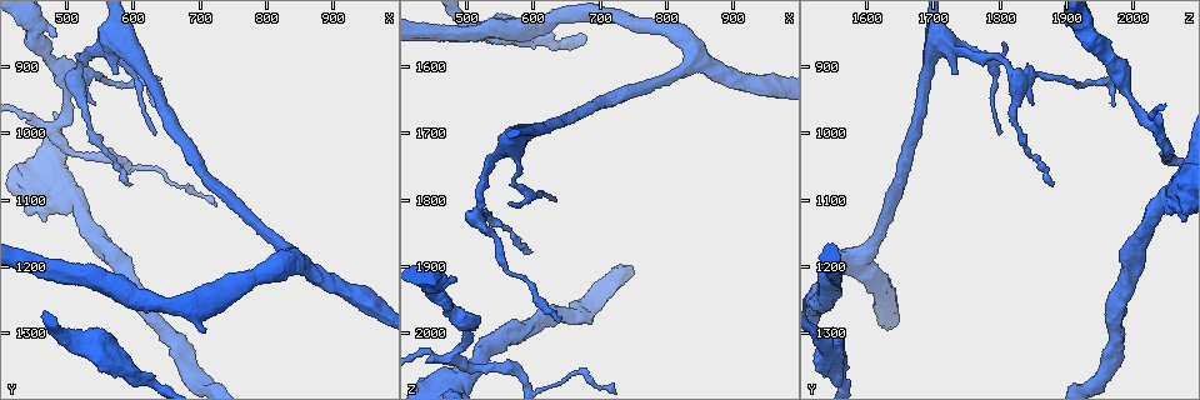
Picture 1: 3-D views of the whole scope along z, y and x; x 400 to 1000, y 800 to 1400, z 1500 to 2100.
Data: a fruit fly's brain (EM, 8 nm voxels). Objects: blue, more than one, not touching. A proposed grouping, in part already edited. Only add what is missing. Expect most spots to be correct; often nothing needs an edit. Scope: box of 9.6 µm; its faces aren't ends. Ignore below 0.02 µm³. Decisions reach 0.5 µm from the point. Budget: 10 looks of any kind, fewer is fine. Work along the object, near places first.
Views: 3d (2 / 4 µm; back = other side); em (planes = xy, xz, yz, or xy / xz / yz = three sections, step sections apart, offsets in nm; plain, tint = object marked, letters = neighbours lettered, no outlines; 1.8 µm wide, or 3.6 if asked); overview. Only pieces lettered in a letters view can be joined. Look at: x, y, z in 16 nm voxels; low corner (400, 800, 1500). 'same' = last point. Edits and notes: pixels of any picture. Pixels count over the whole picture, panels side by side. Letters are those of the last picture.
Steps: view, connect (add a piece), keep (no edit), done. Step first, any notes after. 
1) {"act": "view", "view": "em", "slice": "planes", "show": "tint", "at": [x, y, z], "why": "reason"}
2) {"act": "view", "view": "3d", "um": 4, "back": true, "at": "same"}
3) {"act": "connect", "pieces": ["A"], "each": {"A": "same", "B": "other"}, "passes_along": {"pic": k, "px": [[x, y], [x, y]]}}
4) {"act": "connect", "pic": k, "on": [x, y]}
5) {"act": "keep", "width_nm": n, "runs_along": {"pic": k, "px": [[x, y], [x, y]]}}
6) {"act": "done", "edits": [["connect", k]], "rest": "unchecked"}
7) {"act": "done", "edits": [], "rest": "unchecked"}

{"act": "view", "view": "3d", "um": 2, "at": [485, 995, 2035], "why": "sharp bend"}

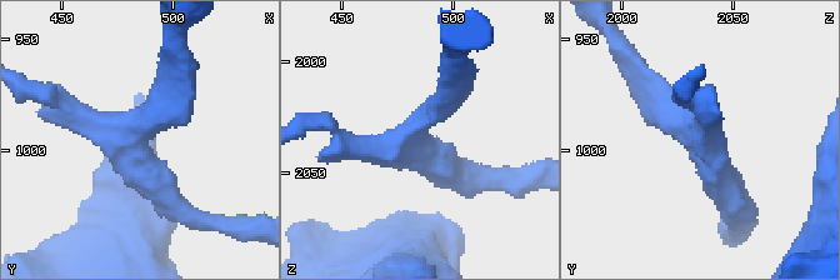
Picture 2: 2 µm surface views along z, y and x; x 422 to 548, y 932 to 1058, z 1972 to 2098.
{"act": "view", "view": "em", "slice": "planes", "show": "letters", "at": [481, 993, 2032], "why": "shape alone is not enough"}

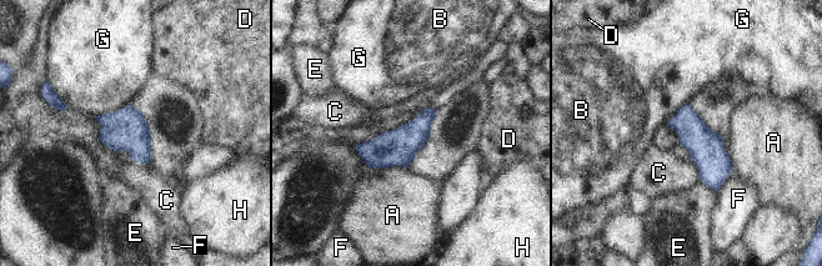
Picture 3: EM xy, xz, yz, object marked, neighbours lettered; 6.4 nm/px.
{"act": "keep", "each": {"A": "other", "B": "other", "C": "other", "D": "other", "E": "other", "F": "other", "G": "other", "H": "other"}, "arms": 3, "border": {"pic": 3, "px": [[130, 103], [114, 111], [94, 116]]}, "found": "no lettered piece goes on from it"}

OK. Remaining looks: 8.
{"act": "view", "view": "em", "um": 3.6, "slice": "planes", "show": "letters", "at": [480, 855, 1915], "why": "free end"}

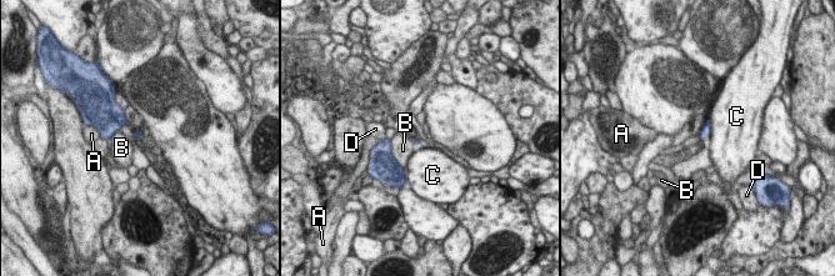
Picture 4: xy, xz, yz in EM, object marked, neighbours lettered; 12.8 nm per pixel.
{"act": "keep", "longest_contact_nm": ["B", 400], "each": {"A": "other", "B": "other", "C": "other", "D": "other"}, "border": {"pic": 4, "px": [[390, 140], [393, 156], [403, 167]]}, "found": "no lettered piece goes on from it"}

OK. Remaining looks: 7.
{"act": "view", "view": "em", "slice": "xy", "step": 4, "show": "letters", "at": [570, 910, 1735], "why": "branch stops here"}

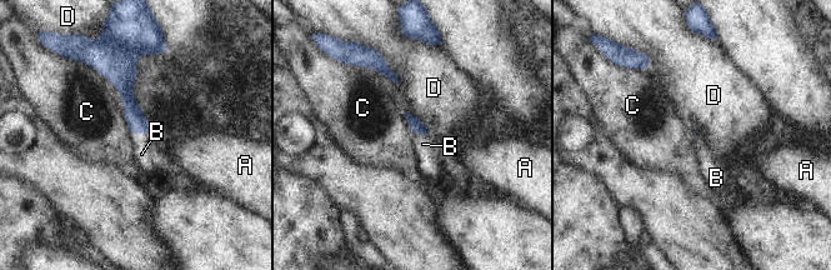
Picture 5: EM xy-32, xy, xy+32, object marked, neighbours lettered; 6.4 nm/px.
{"act": "view", "view": "em", "slice": "planes", "show": "letters", "at": "same", "why": "cut it another way"}

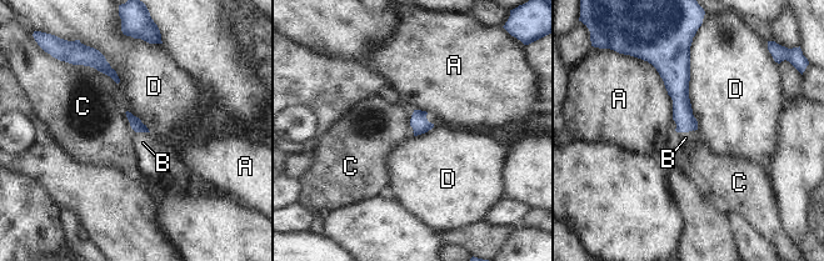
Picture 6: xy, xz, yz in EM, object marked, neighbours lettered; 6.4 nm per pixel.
{"act": "connect", "pic": 6, "on": [685, 137], "each": {"A": "other", "B": "same", "C": "other", "D": "other"}, "passes_along": {"pic": 6, "px": [[683, 115], [679, 131], [685, 137]]}, "found": "it goes on there"}

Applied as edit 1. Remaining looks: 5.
{"act": "view", "view": "overview"}

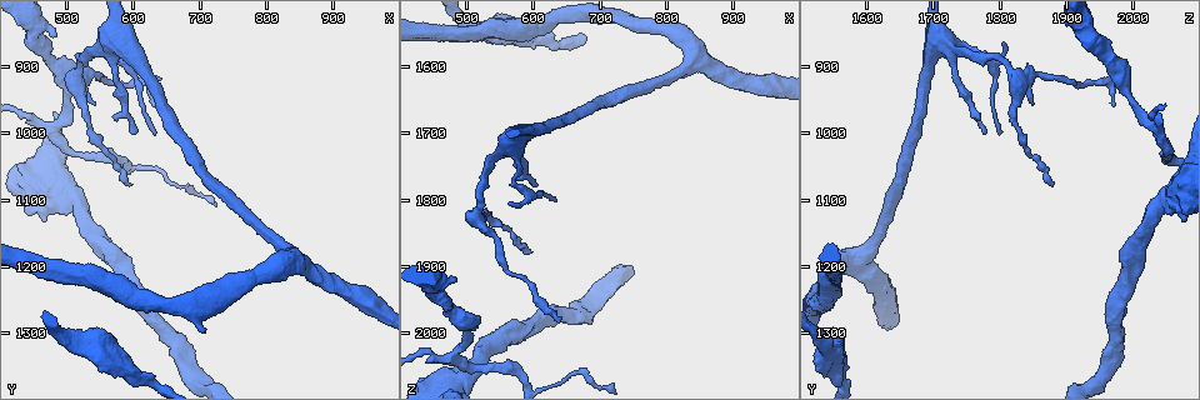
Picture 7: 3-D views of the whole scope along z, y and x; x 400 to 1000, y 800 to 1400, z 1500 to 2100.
{"act": "view", "view": "em", "slice": "xy", "step": 16, "show": "tint", "at": [595, 1075, 1880], "why": "free end"}

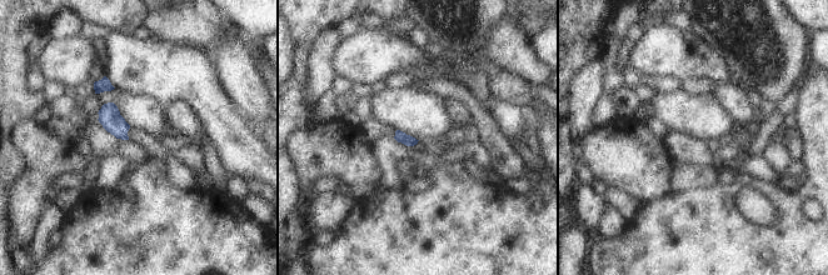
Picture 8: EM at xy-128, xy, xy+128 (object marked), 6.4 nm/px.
{"act": "view", "view": "em", "slice": "planes", "show": "tint", "at": "same"}

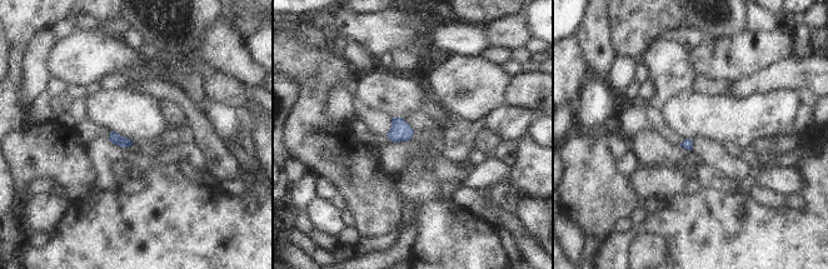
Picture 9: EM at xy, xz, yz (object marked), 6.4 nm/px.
{"act": "view", "view": "em", "slice": "planes", "show": "letters", "at": "same"}

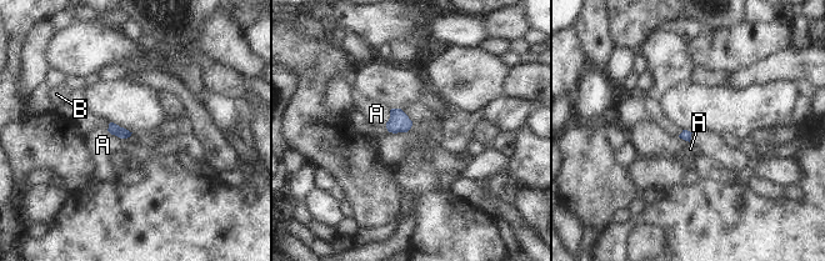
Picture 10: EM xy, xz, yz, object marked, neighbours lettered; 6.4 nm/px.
{"act": "keep", "width_nm": 70, "each": {"A": "other", "B": "other"}, "border": {"pic": 10, "px": [[391, 109], [386, 123], [388, 131]]}, "found": "none of them fits"}

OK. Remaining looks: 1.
{"act": "done", "edits": [["connect", 6]], "rest": "unchecked"}

